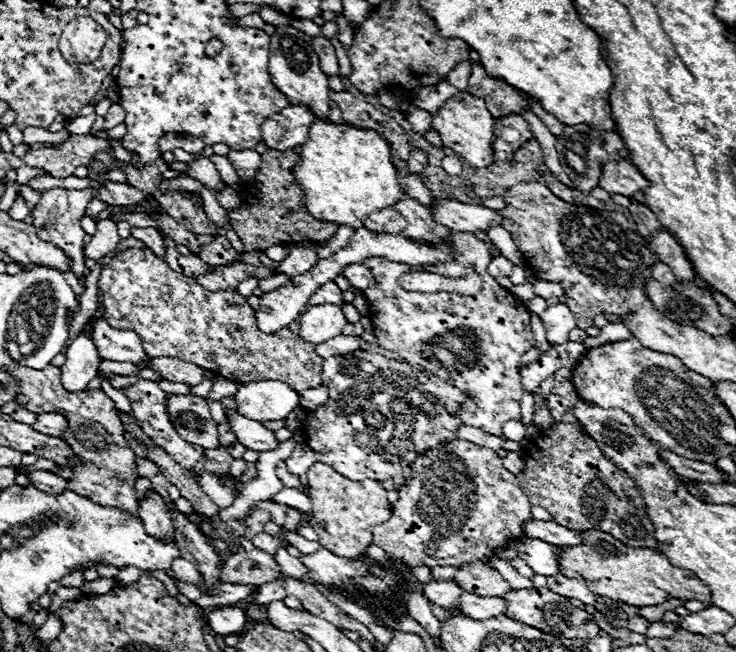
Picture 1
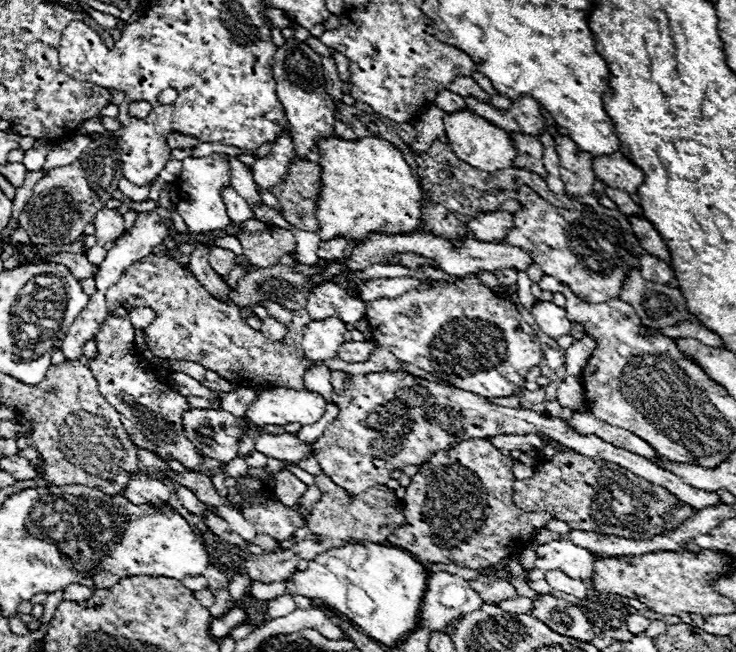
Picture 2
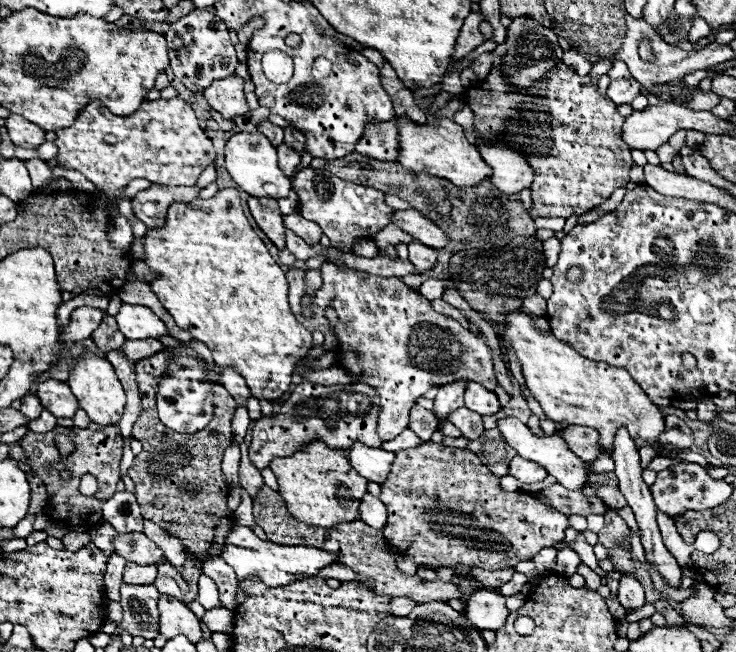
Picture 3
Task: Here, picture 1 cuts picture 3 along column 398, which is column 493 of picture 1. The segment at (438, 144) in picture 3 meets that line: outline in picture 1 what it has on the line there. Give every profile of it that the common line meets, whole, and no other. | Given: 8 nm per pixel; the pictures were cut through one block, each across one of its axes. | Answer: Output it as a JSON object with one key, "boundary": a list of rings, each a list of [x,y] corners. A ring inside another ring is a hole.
{"boundary":[[[462,90],[458,96],[448,100],[448,104],[444,104],[438,112],[432,114],[432,128],[440,134],[442,144],[460,154],[470,166],[484,168],[494,164],[494,118],[488,112],[484,100],[474,98]]]}

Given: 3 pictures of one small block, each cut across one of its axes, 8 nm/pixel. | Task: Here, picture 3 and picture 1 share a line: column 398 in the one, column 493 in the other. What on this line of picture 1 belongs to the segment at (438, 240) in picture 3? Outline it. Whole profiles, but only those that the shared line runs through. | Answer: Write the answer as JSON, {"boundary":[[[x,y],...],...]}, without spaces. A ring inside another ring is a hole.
{"boundary":[[[436,200],[432,216],[438,224],[456,228],[458,232],[488,232],[494,226],[500,226],[500,214],[476,204],[462,204],[452,200]]]}

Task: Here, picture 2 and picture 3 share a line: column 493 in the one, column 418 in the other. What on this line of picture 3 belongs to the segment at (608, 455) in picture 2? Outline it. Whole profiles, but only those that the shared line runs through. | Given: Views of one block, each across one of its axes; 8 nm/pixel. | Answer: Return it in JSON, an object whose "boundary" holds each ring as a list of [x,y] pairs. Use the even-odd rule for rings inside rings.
{"boundary":[[[414,404],[410,410],[410,430],[414,430],[422,442],[428,442],[432,434],[438,430],[440,420],[426,408]]]}

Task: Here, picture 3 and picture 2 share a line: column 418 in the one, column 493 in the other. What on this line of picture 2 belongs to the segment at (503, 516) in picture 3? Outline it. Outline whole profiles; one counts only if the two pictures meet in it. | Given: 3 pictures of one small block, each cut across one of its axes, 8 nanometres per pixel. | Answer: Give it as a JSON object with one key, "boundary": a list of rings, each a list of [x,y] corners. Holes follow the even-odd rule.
{"boundary":[[[464,440],[450,450],[440,450],[430,462],[420,466],[420,472],[412,476],[404,496],[406,522],[388,538],[390,546],[410,552],[420,562],[442,562],[466,568],[488,568],[502,558],[518,556],[528,542],[534,540],[540,528],[546,528],[548,520],[556,516],[544,512],[524,512],[512,504],[512,486],[516,482],[512,474],[514,460],[504,456],[488,440]]]}

